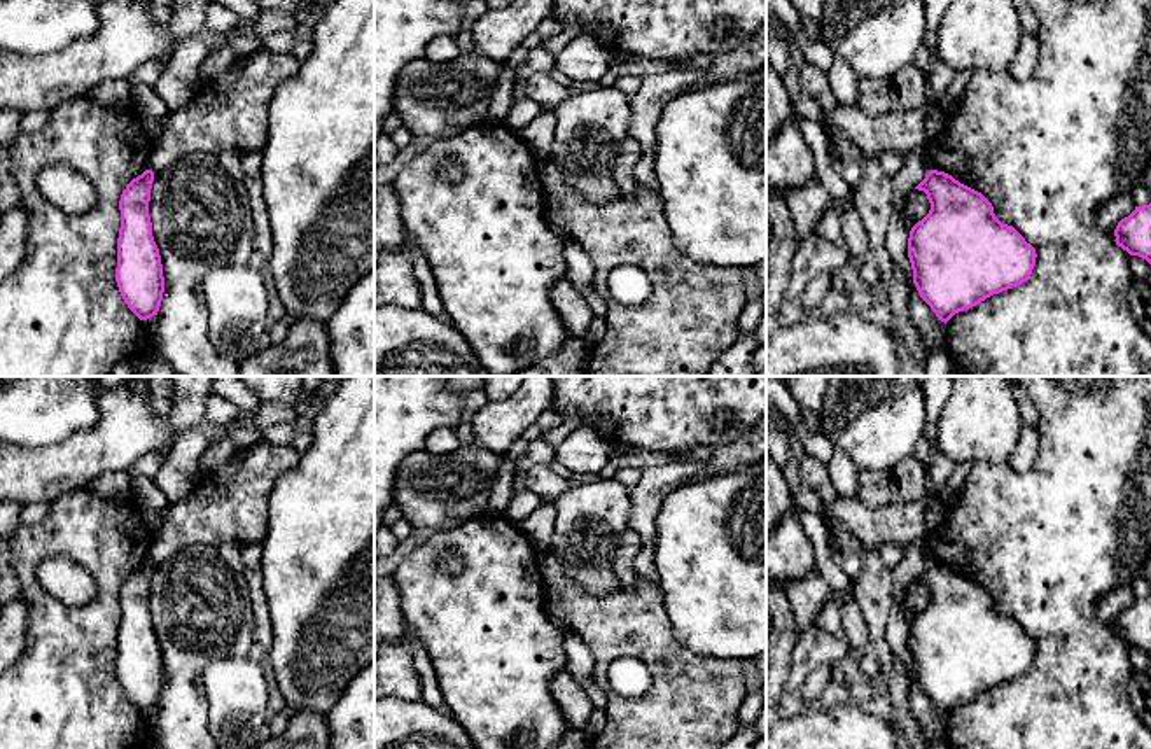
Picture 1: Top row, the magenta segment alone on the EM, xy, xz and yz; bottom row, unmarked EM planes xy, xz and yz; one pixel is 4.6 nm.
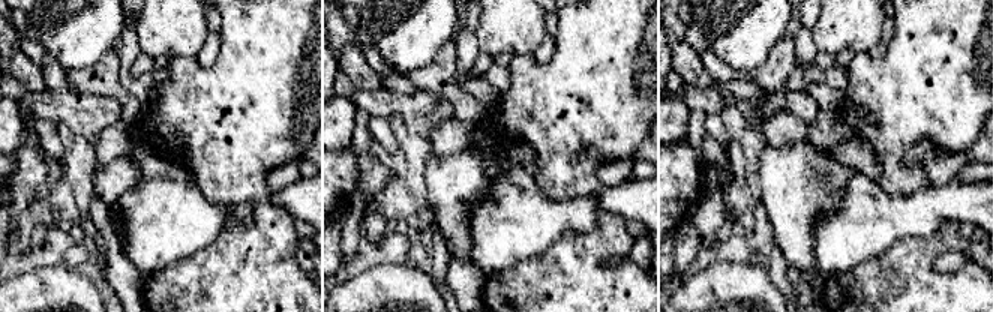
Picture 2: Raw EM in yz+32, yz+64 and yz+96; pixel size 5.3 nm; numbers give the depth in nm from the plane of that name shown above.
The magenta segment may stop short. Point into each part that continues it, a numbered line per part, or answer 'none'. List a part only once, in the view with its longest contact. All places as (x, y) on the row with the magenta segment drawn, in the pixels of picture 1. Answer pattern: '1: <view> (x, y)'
none

